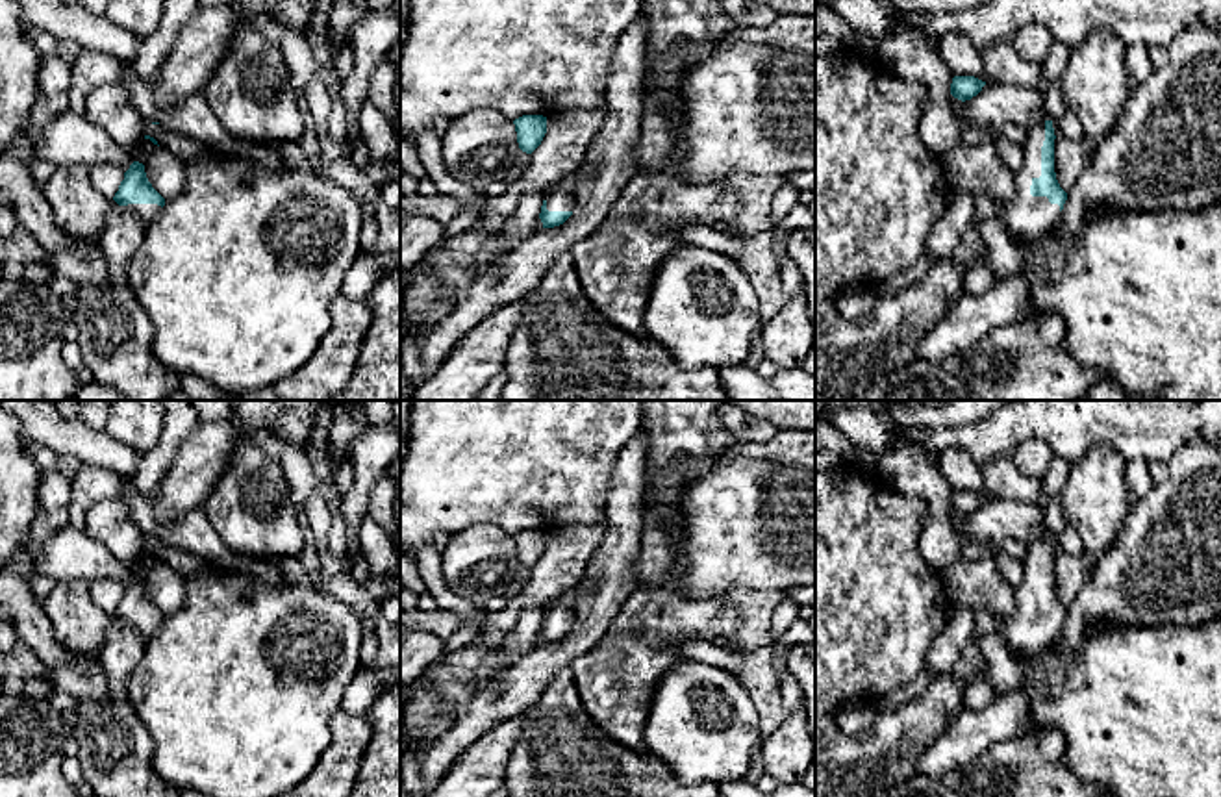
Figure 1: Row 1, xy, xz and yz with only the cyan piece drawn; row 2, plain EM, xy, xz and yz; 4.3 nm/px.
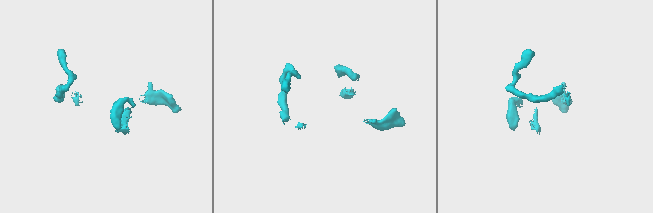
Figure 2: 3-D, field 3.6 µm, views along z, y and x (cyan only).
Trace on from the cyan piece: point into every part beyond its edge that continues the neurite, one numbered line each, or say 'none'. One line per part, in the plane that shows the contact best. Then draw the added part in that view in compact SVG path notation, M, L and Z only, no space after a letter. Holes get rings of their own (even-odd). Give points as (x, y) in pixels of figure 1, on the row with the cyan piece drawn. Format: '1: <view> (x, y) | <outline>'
1: yz (1027, 217) | M1045 122L1028 128L1025 159L1017 171L1015 198L1002 209L1002 224L1017 241L1034 241L1052 230L1060 217L1060 206L1047 196L1032 196L1030 185L1041 176L1041 146L1045 141Z

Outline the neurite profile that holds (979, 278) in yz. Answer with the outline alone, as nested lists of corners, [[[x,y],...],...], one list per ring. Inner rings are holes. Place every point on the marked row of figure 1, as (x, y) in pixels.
[[[980,259],[978,263],[967,269],[962,285],[967,295],[982,295],[989,287],[993,287],[993,284],[995,284],[993,271],[984,259]]]

